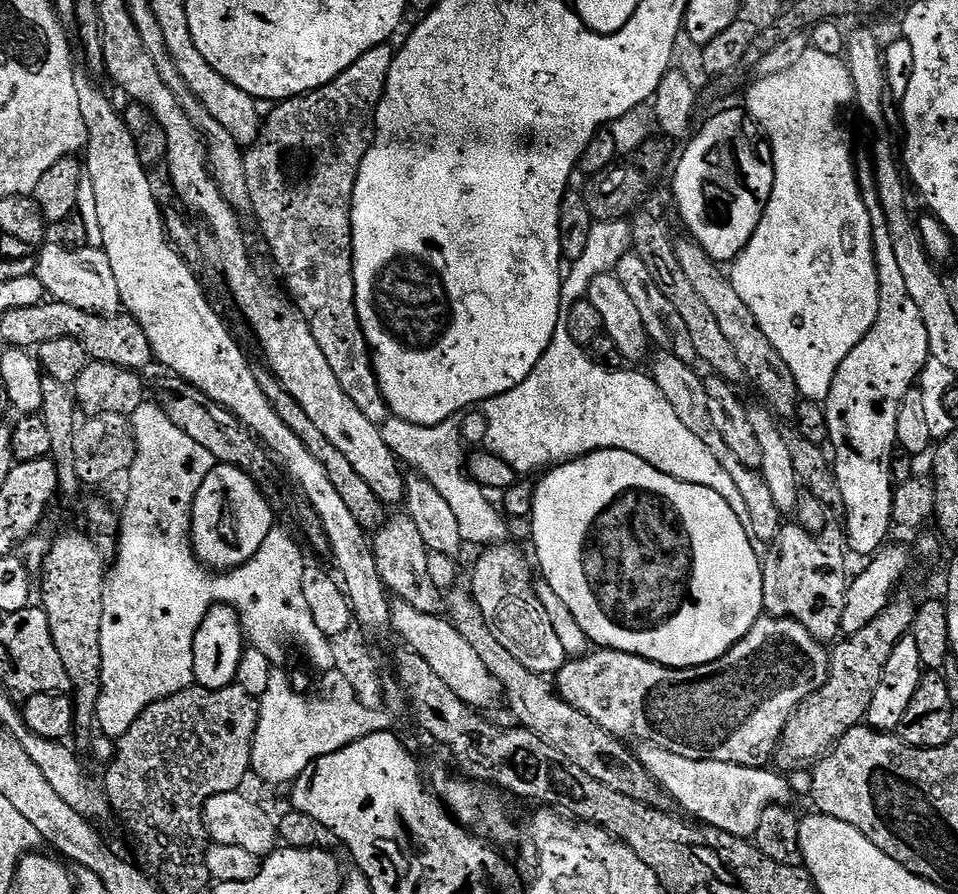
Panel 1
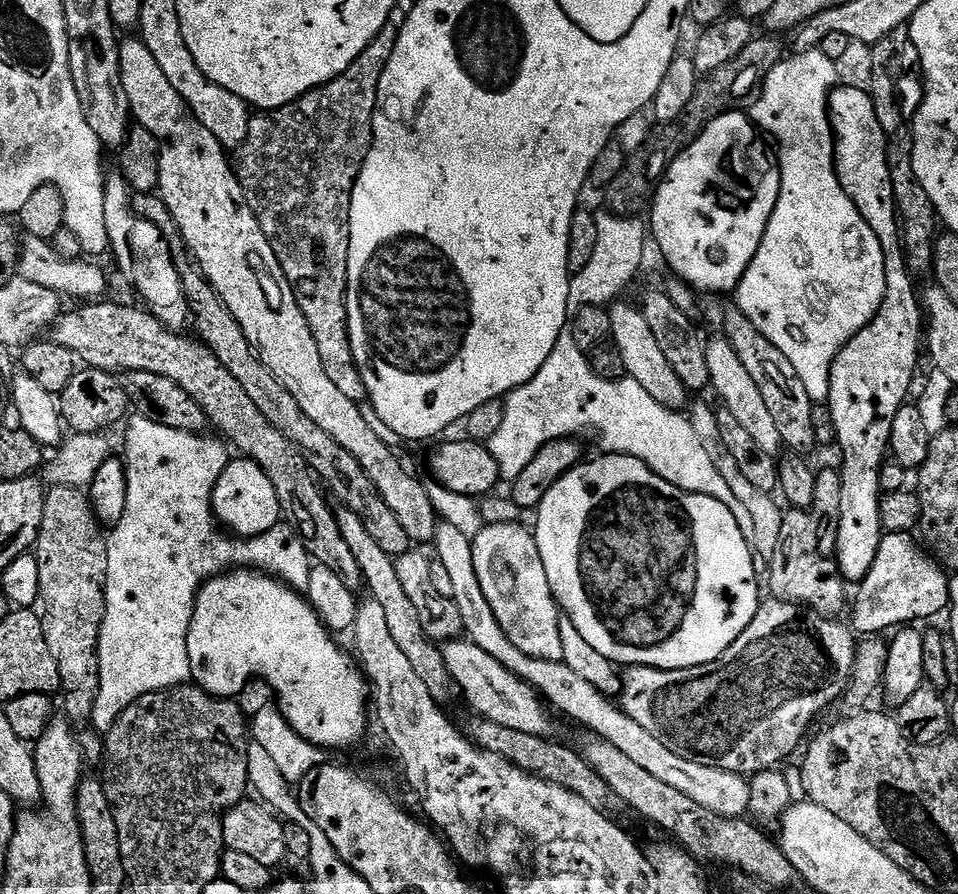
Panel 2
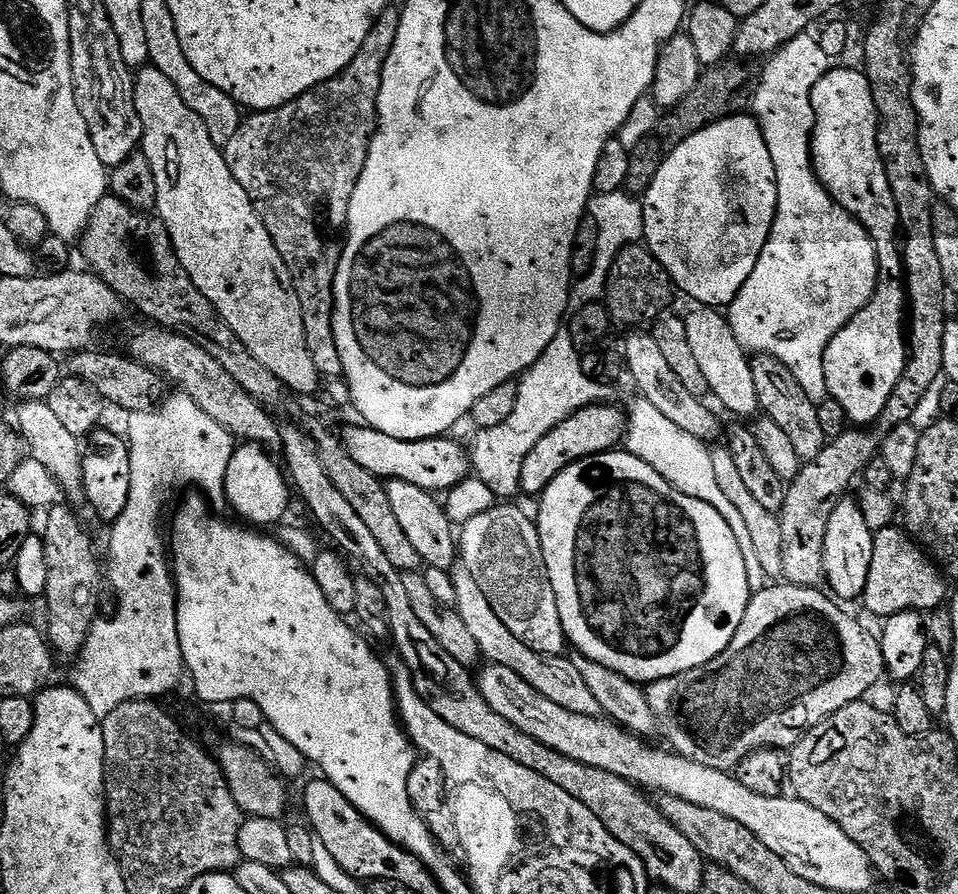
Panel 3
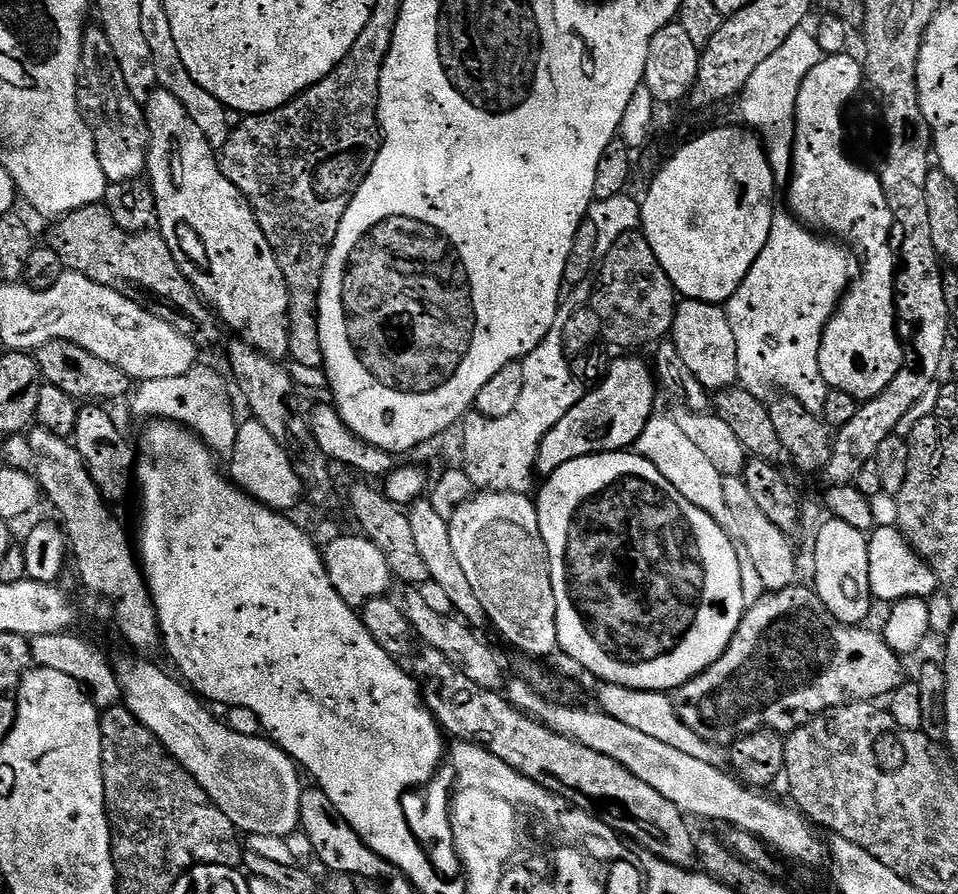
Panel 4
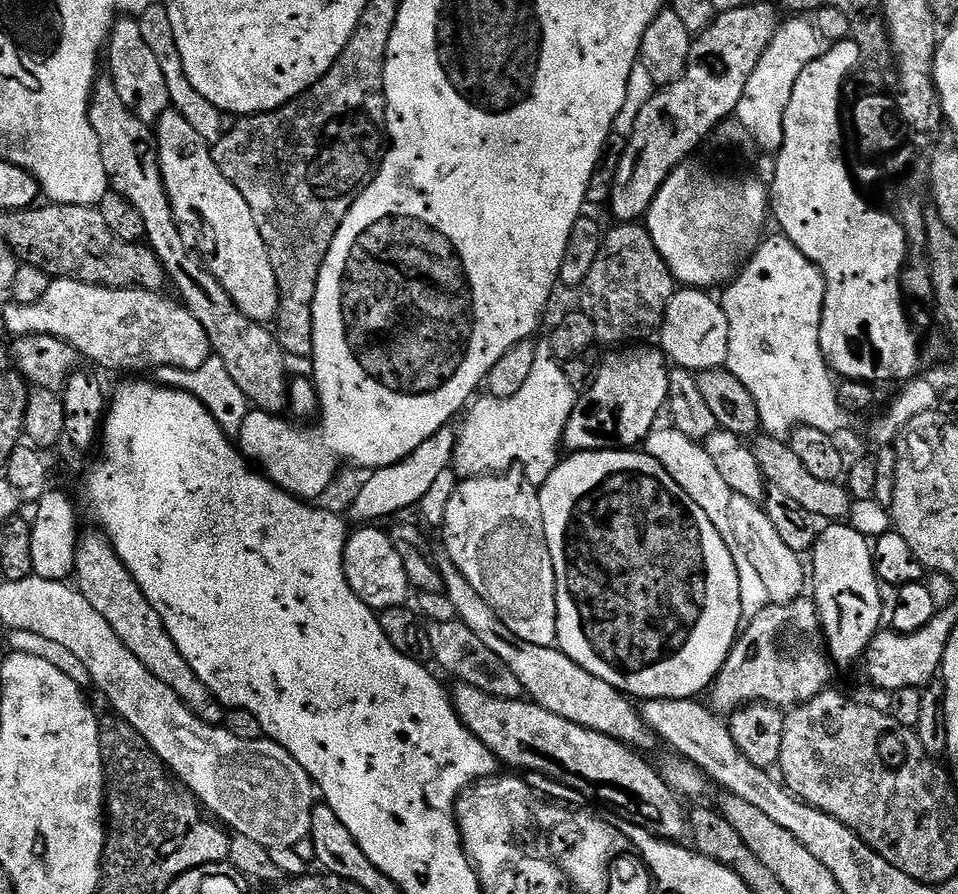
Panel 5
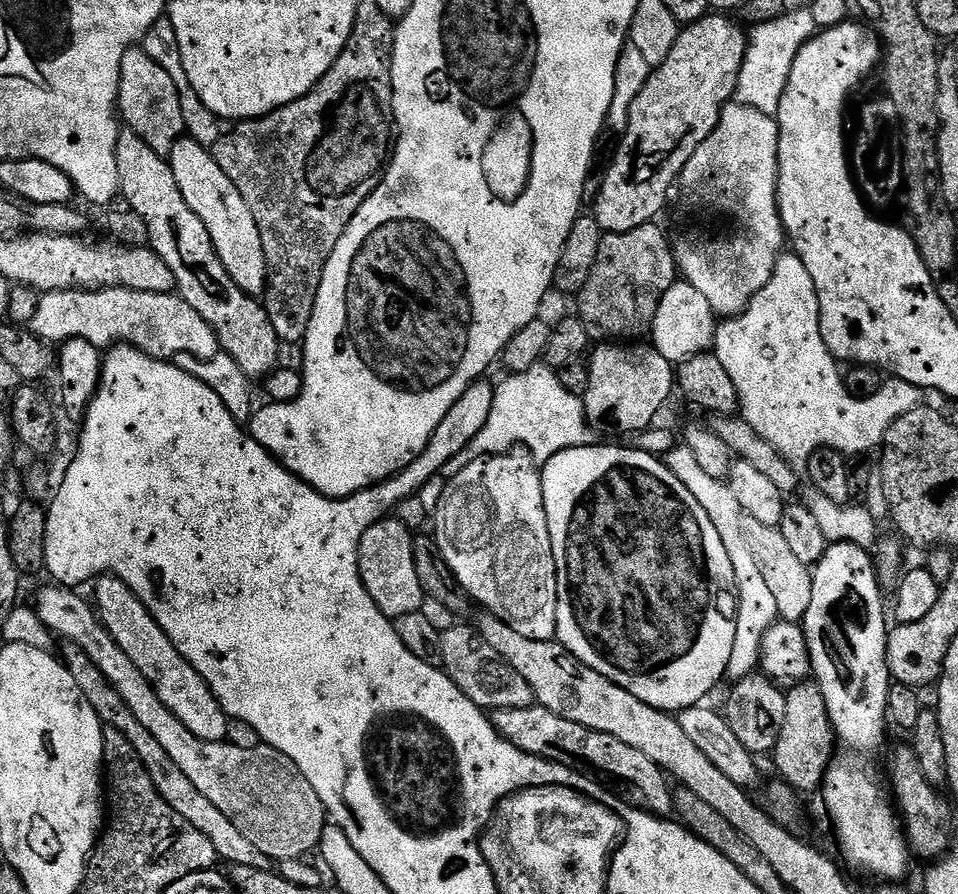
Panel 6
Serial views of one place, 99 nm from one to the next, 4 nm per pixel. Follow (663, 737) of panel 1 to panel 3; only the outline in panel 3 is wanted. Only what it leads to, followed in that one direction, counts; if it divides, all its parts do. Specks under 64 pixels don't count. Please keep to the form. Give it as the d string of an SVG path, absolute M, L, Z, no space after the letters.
M772 582L764 587L762 591L752 592L746 606L746 614L742 614L742 622L738 626L734 638L730 638L730 646L726 646L726 650L722 650L722 654L718 654L718 658L714 658L708 664L698 666L694 670L686 670L682 674L671 676L670 678L653 680L651 684L647 685L648 706L652 711L655 727L658 732L661 732L668 739L667 747L671 751L682 758L698 762L702 766L710 766L714 770L731 773L740 765L742 758L746 758L750 753L758 751L759 748L792 749L800 740L801 735L807 732L809 728L818 726L826 718L830 718L838 710L842 710L842 706L850 706L863 701L867 697L864 695L880 679L885 679L883 652L880 649L879 639L875 635L872 637L850 613L843 612L840 609L843 607L831 595L825 594L823 596L820 591L819 587L803 588L797 584L787 582Z

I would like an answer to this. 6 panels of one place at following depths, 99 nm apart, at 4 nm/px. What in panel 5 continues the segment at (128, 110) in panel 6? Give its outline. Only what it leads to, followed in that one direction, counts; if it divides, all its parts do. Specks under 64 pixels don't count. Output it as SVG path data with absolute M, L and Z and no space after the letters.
M120 18L112 28L112 35L106 45L106 64L114 86L118 86L118 94L122 102L140 121L155 126L162 114L169 111L172 99L170 90L166 90L166 78L162 74L162 66L158 66L158 58L154 58L154 50L146 46L142 38L140 21L136 18Z

